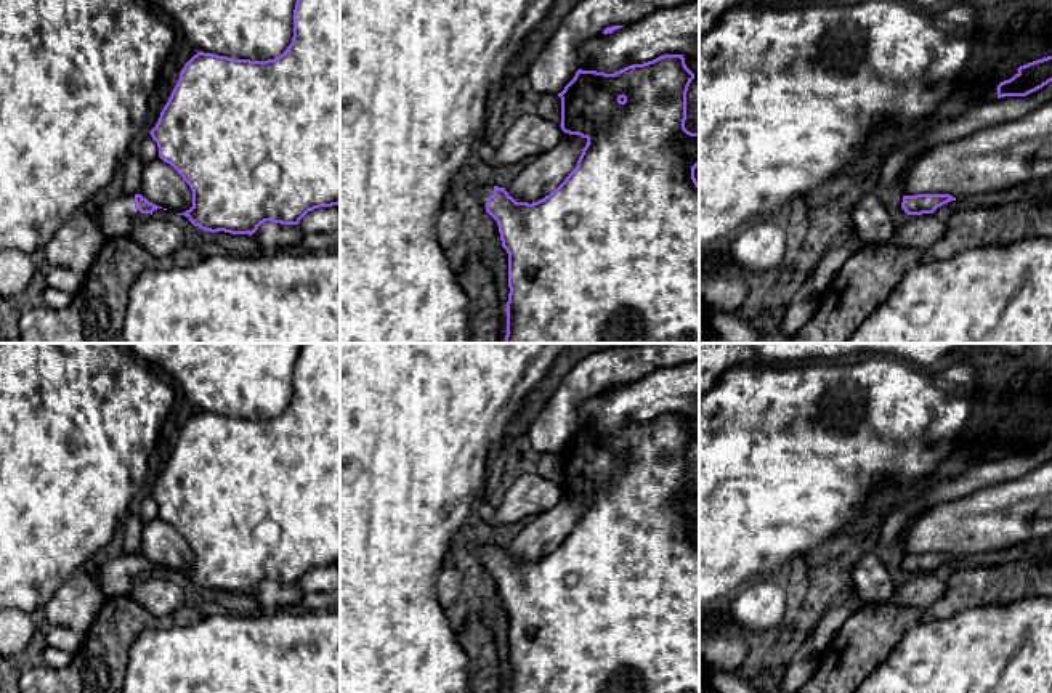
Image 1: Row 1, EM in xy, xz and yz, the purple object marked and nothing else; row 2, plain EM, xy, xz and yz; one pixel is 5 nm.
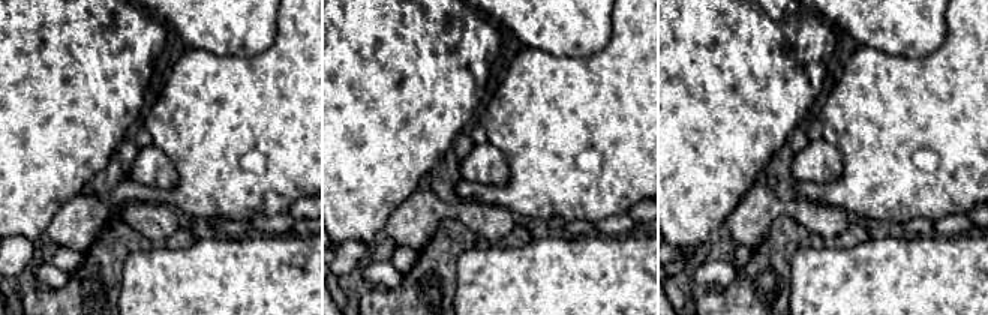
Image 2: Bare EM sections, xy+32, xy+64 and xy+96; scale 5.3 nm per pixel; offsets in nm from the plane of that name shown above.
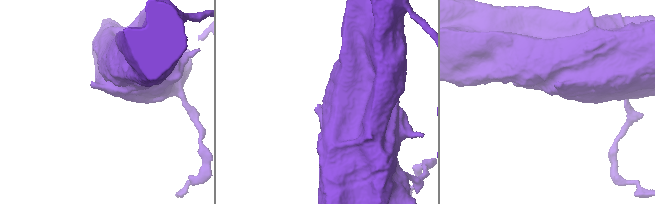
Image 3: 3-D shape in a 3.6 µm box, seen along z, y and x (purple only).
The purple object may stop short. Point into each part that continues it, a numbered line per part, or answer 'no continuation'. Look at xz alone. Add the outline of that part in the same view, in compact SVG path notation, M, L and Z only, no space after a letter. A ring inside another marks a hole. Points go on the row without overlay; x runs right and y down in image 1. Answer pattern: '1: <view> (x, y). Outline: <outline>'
1: xz (481, 551). Outline: M478 541L471 542L470 544L470 549L473 550L473 553L476 555L476 558L486 565L488 561L488 557L494 553L494 545L486 545L486 544L481 544Z

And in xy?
1: xy (116, 576). Outline: M122 553L101 566L90 565L90 568L106 597L128 594L133 581L141 574L135 566L135 555L127 553Z

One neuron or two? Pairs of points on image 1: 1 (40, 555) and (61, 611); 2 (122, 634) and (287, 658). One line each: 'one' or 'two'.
1: two
2: two

